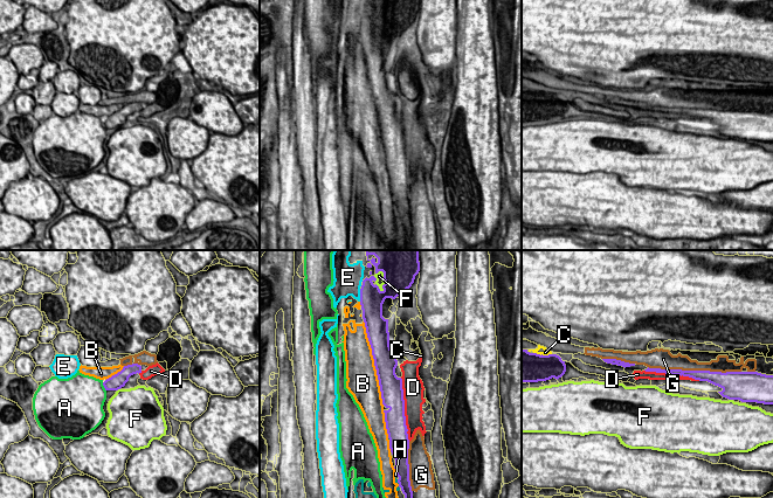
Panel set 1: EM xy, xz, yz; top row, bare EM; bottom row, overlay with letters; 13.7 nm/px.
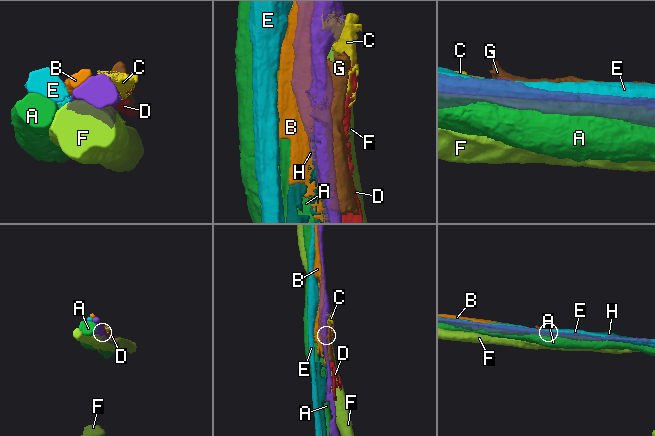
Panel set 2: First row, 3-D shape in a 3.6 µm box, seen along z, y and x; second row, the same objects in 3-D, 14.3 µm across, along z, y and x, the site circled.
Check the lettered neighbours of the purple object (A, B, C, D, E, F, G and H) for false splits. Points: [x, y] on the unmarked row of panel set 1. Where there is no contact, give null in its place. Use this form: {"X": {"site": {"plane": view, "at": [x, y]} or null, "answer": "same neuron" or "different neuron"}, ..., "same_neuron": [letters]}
{"A": {"site": {"plane": "xy", "at": [104, 125]}, "answer": "different neuron"}, "B": {"site": {"plane": "xz", "at": [374, 102]}, "answer": "different neuron"}, "C": {"site": {"plane": "yz", "at": [542, 92]}, "answer": "different neuron"}, "D": {"site": {"plane": "xz", "at": [404, 147]}, "answer": "different neuron"}, "E": {"site": {"plane": "xz", "at": [360, 33]}, "answer": "different neuron"}, "F": {"site": {"plane": "xz", "at": [384, 18]}, "answer": "different neuron"}, "G": {"site": {"plane": "yz", "at": [695, 109]}, "answer": "different neuron"}, "H": {"site": {"plane": "xz", "at": [398, 220]}, "answer": "different neuron"}, "same_neuron": []}

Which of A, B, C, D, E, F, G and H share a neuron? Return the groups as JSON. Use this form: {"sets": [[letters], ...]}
{"sets": [["A"], ["B", "H"], ["C", "D"], ["E"], ["F"], ["G"]]}

